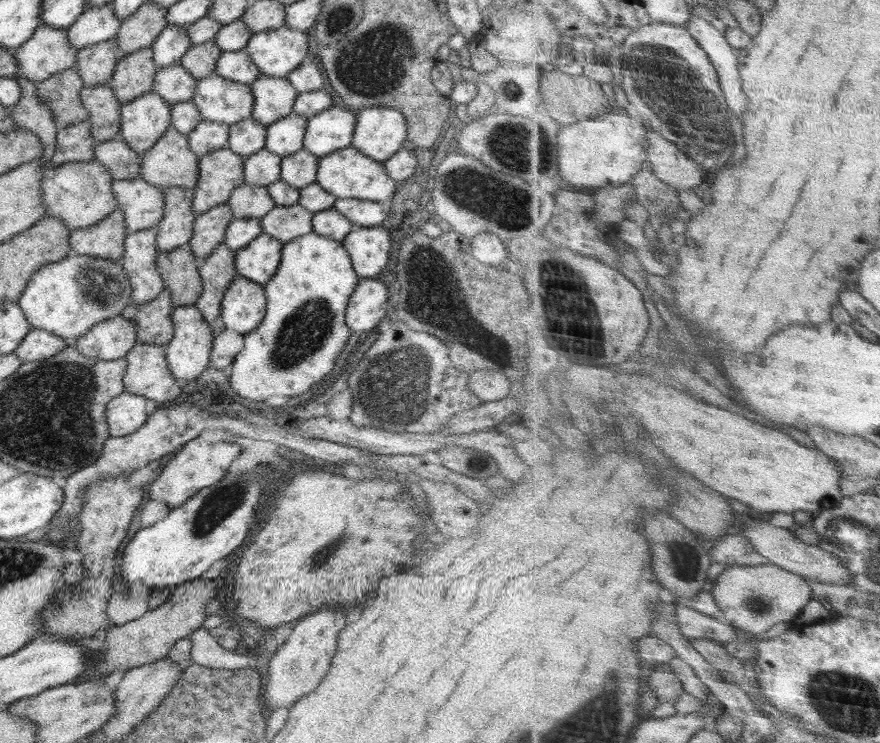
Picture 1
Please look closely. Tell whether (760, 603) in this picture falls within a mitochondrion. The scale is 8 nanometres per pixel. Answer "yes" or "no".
yes

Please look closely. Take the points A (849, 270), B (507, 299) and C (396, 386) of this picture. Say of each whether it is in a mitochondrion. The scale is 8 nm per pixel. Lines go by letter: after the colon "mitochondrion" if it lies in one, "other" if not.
A: other
B: other
C: mitochondrion

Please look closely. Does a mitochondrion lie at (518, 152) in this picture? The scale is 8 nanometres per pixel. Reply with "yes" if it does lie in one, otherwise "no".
yes

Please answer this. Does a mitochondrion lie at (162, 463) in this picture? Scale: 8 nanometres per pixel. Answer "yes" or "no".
no

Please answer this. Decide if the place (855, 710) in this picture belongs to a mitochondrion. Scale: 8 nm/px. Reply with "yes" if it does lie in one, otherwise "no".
yes

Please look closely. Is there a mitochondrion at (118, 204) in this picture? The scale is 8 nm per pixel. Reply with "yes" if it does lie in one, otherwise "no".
no

